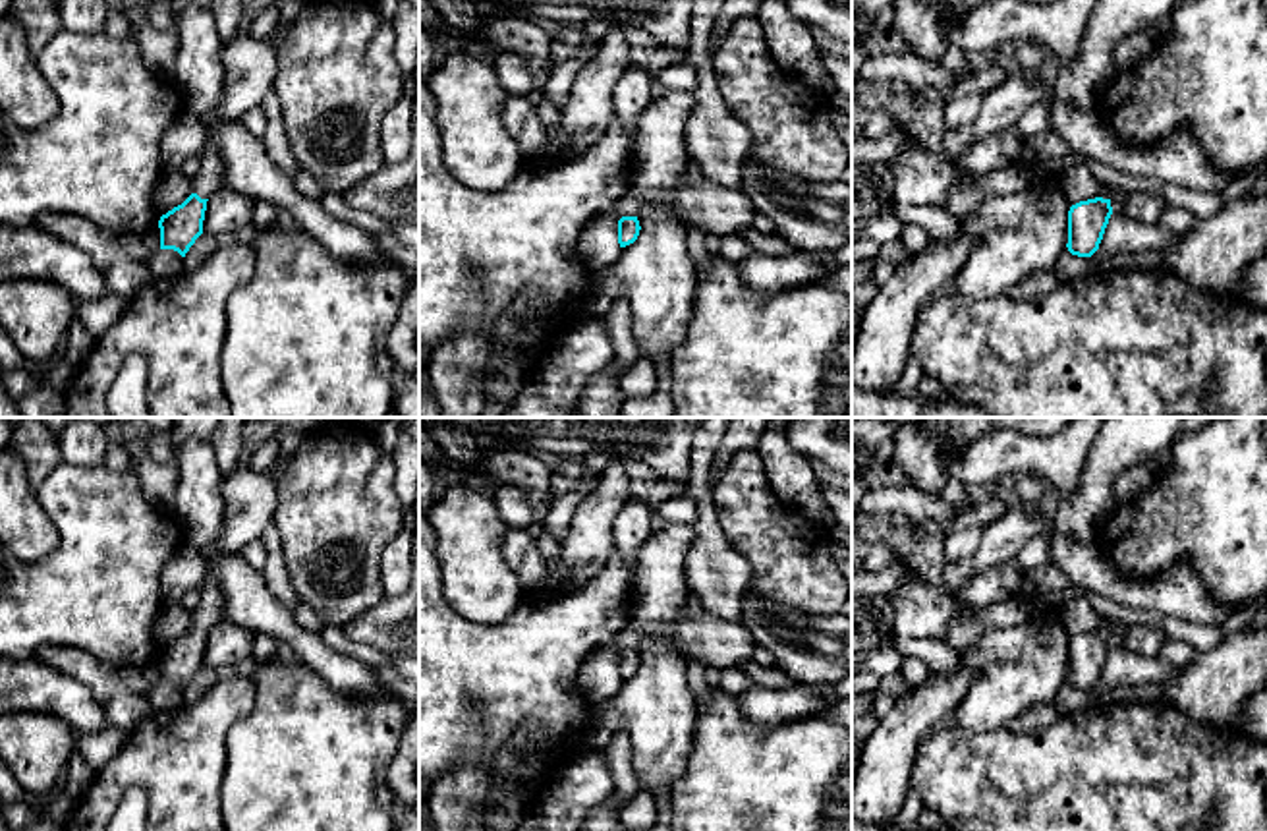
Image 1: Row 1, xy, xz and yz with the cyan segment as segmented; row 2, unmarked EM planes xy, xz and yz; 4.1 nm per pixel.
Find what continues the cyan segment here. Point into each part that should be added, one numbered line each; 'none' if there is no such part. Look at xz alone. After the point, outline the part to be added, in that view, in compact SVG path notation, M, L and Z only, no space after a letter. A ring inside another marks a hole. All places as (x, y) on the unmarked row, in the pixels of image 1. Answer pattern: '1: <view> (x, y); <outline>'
none

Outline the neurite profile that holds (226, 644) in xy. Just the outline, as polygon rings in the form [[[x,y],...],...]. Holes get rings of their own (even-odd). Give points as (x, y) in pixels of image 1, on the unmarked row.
[[[218,620],[207,634],[203,665],[212,669],[236,667],[251,657],[253,640],[253,632],[230,620]]]

